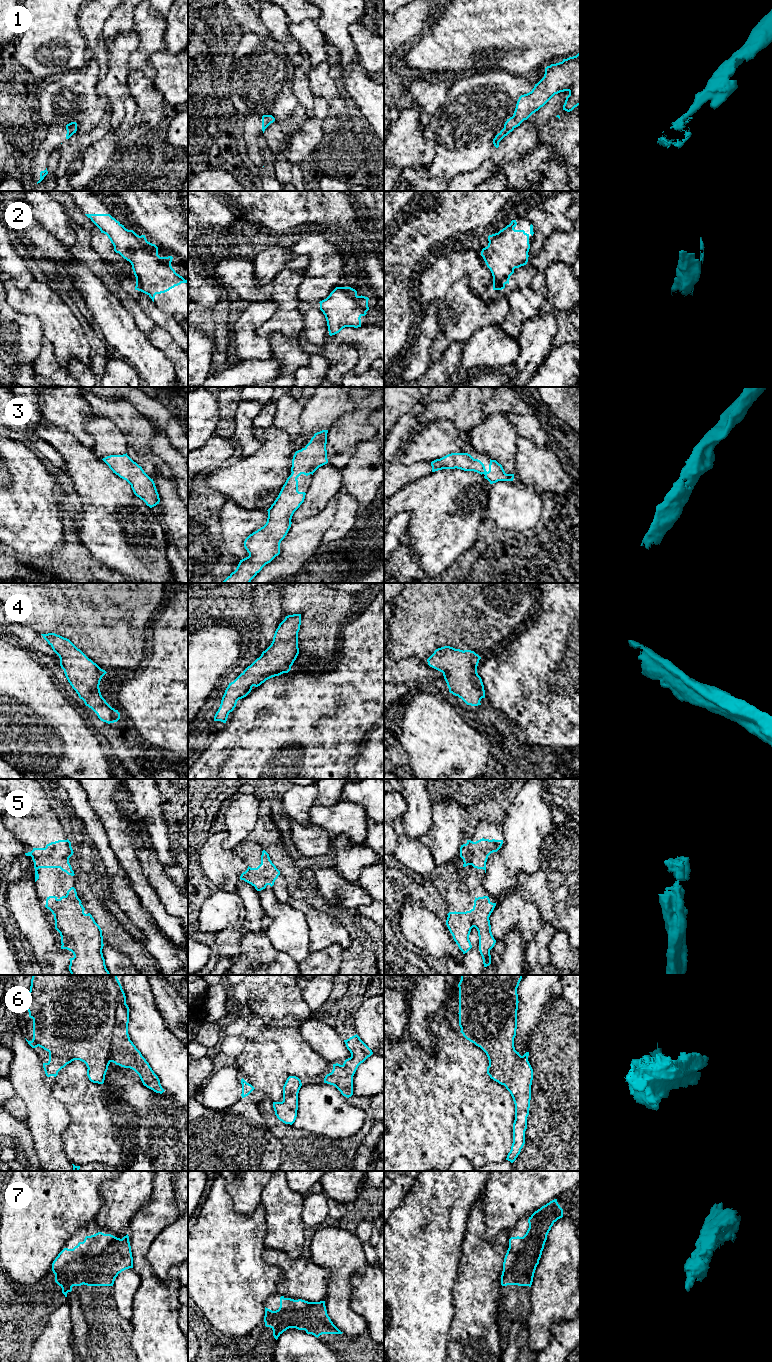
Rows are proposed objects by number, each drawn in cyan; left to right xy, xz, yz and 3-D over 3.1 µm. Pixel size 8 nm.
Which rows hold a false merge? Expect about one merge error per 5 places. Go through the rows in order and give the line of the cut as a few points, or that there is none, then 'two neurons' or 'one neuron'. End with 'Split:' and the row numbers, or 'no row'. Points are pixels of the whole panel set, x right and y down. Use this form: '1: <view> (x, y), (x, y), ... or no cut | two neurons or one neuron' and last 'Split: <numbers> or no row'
1: no cut | one neuron
2: no cut | one neuron
3: no cut | one neuron
4: no cut | one neuron
5: no cut | one neuron
6: no cut | one neuron
7: no cut | one neuron
Split: no row

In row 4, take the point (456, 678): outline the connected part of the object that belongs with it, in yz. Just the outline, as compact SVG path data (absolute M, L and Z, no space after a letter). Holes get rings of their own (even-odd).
M450 646L438 648L427 659L428 665L443 673L449 692L467 705L478 706L485 690L477 666L481 657L471 650Z

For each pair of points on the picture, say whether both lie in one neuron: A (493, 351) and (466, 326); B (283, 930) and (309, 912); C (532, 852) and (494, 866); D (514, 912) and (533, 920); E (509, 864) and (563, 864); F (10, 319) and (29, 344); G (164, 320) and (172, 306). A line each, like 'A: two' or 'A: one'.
A: two
B: two
C: one
D: one
E: two
F: one
G: two

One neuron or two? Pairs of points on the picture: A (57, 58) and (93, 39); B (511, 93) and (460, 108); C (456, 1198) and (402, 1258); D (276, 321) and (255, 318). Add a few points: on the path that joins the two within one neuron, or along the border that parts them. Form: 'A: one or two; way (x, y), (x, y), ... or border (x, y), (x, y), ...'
A: two; border (78, 20), (88, 50)
B: one; way (498, 102), (484, 102), (473, 106)
C: one; way (441, 1213), (430, 1224), (424, 1236), (417, 1243)
D: two; border (279, 308), (265, 321)

